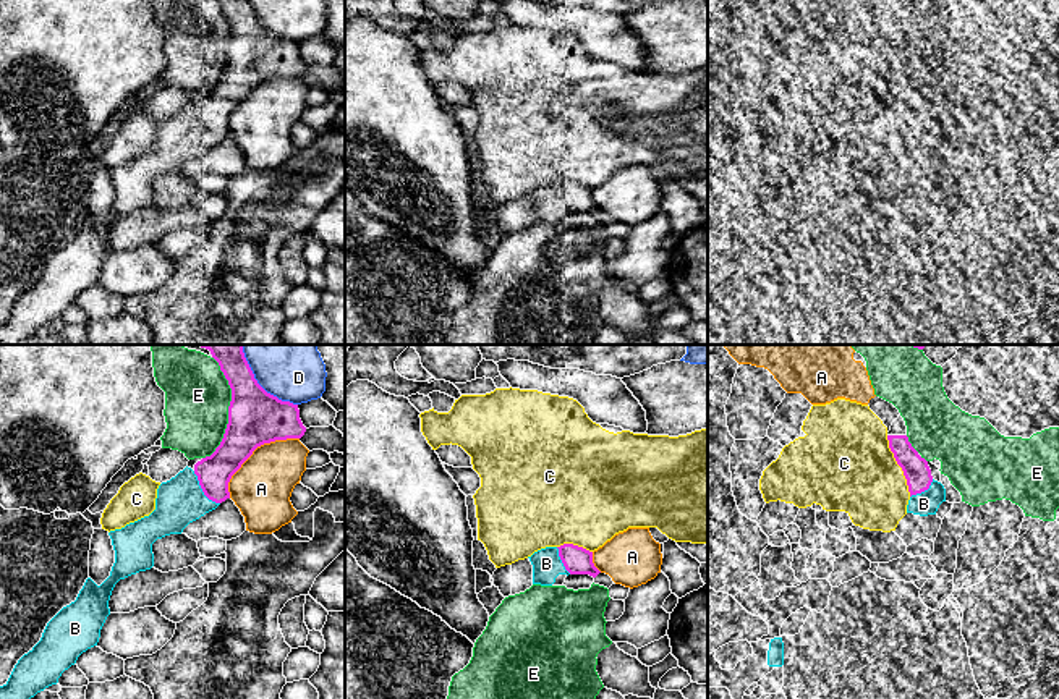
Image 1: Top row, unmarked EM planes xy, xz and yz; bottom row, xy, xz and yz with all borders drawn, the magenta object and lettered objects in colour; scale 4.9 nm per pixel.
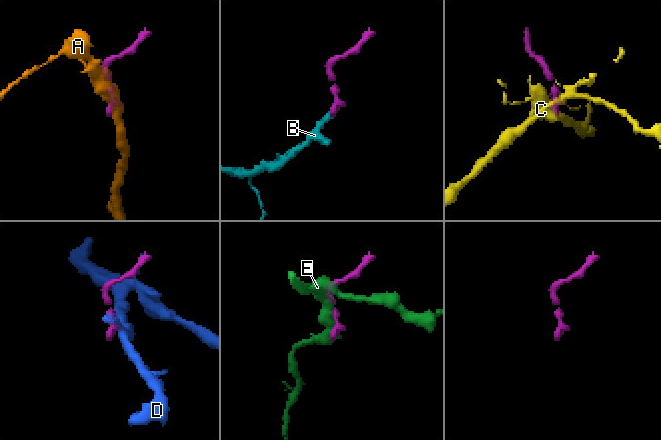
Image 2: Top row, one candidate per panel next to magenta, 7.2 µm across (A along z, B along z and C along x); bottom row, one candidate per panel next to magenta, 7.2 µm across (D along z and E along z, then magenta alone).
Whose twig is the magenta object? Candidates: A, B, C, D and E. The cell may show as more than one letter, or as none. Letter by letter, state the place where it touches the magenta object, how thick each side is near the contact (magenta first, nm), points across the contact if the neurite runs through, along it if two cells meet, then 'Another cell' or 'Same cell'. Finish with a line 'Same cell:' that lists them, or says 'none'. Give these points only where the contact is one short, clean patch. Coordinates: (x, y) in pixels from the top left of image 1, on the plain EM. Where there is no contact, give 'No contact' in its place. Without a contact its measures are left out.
A: Touches magenta at xy (253, 88). Thickness 280 nm (magenta) against 300 nm. Another cell
B: Touches magenta at xy (203, 128). Thickness 170 nm (magenta) against 240 nm. Same cell
C: Touches magenta at yz (899, 102). Thickness 130 nm (magenta) against 440 nm. Another cell
D: Touches magenta at xy (266, 29). Thickness 280 nm (magenta) against 200 nm. Another cell
E: Touches magenta at xy (229, 50). Thickness 280 nm (magenta) against 320 nm. Another cell
Same cell: B

